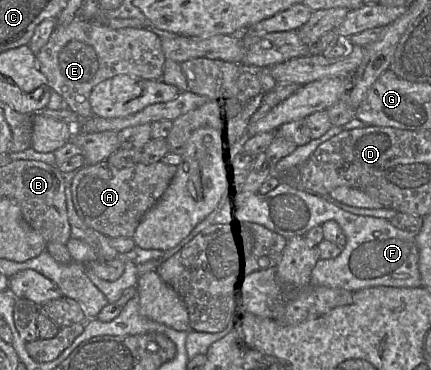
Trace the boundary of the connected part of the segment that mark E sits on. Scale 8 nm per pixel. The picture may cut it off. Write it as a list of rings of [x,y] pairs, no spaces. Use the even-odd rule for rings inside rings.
[[[76,19],[66,25],[57,25],[47,43],[36,54],[36,59],[50,88],[61,95],[68,109],[83,120],[95,116],[89,96],[97,84],[116,75],[160,80],[166,57],[161,39],[148,28],[112,29],[105,23]]]

